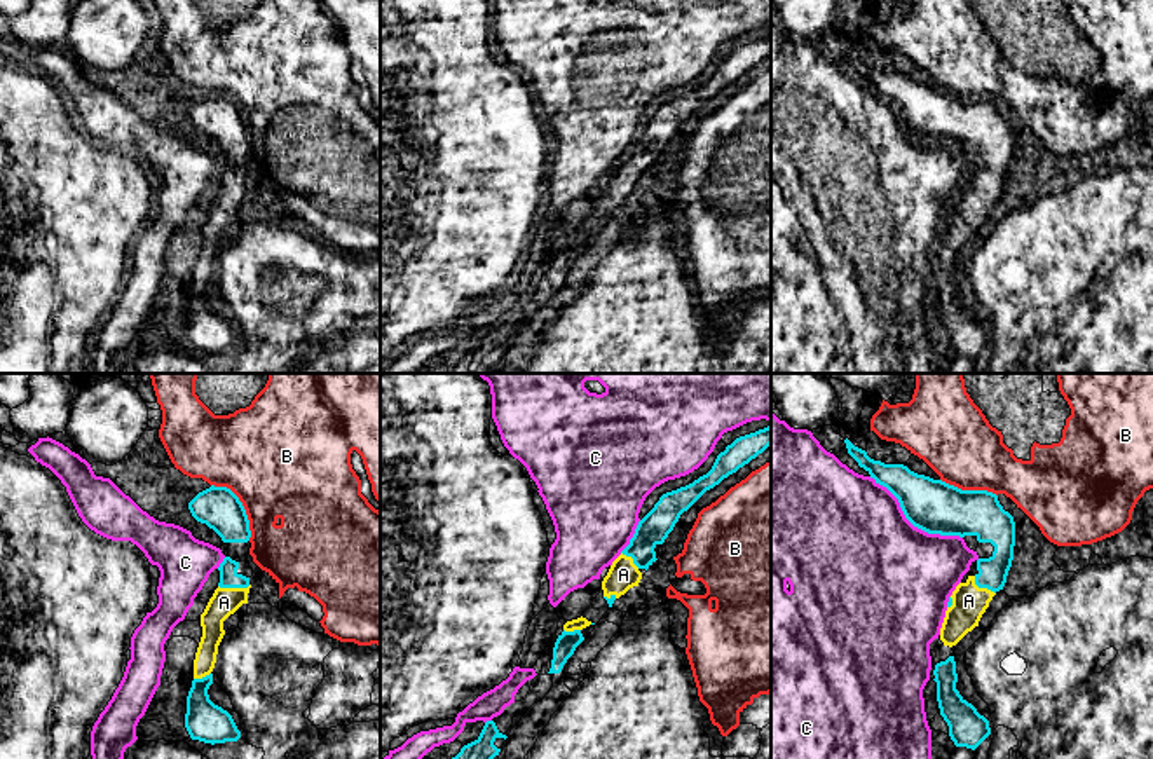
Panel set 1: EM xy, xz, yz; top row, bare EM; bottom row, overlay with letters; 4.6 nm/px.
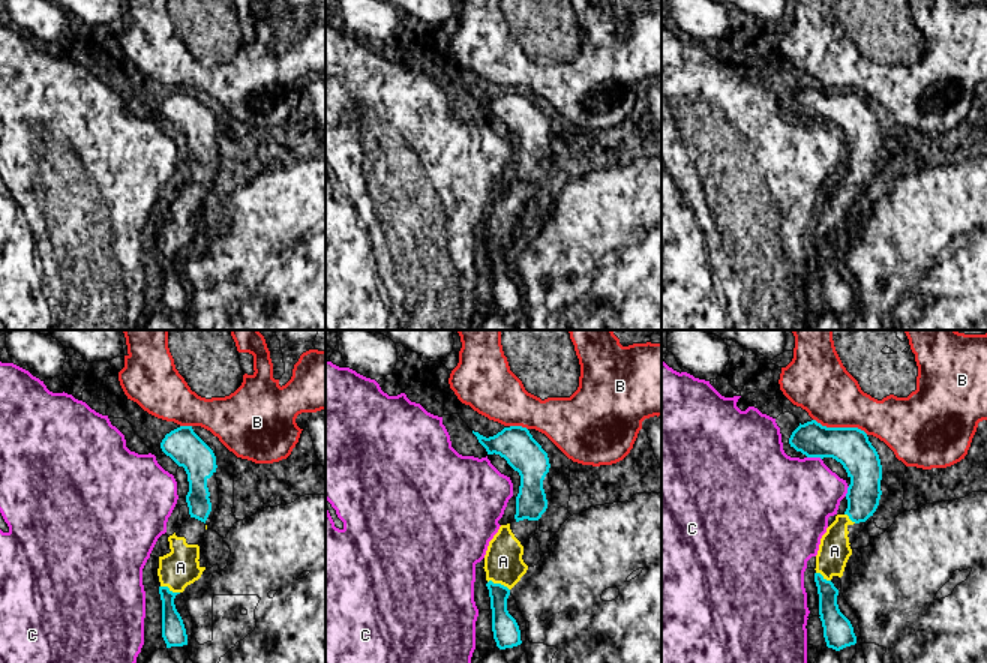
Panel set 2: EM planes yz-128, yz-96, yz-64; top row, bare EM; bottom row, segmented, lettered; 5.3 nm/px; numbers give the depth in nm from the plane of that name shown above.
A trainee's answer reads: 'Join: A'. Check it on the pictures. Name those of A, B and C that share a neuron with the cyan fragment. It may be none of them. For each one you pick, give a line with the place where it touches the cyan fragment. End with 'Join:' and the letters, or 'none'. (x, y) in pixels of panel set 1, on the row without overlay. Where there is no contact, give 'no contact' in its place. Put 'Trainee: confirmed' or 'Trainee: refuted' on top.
Trainee: confirmed
A: meets cyan in xy at (234, 196)
Join: A

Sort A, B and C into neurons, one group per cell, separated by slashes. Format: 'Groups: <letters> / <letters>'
Groups: A / B / C

